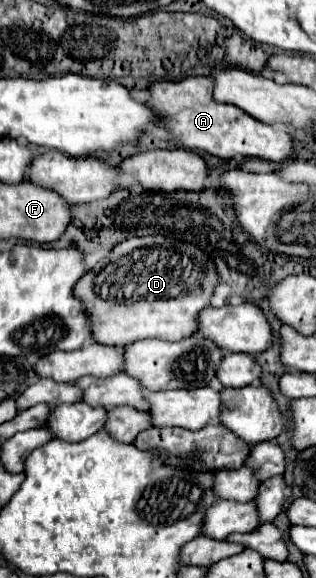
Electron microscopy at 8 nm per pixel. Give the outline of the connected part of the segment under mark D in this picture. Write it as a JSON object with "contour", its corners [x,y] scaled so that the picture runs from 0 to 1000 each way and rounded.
{"contour":[[[465,407],[465,410],[415,410],[415,413],[396,413],[389,420],[377,420],[377,424],[351,434],[351,441],[345,441],[339,448],[326,448],[320,455],[307,455],[307,458],[250,486],[250,493],[237,497],[237,510],[263,521],[269,535],[288,542],[288,548],[294,548],[294,555],[301,555],[301,590],[313,590],[313,593],[326,593],[326,597],[377,597],[377,600],[383,600],[383,597],[415,597],[421,590],[440,590],[440,587],[484,587],[484,583],[497,583],[497,587],[522,587],[522,590],[573,590],[573,587],[585,587],[585,583],[604,583],[604,580],[630,569],[630,542],[636,542],[636,535],[661,531],[668,514],[674,514],[674,503],[680,503],[680,497],[687,497],[693,490],[699,490],[699,486],[693,486],[693,469],[687,469],[674,448],[668,448],[655,438],[642,438],[623,424],[592,420],[592,417],[566,417],[566,413],[554,413],[554,410]]]}

